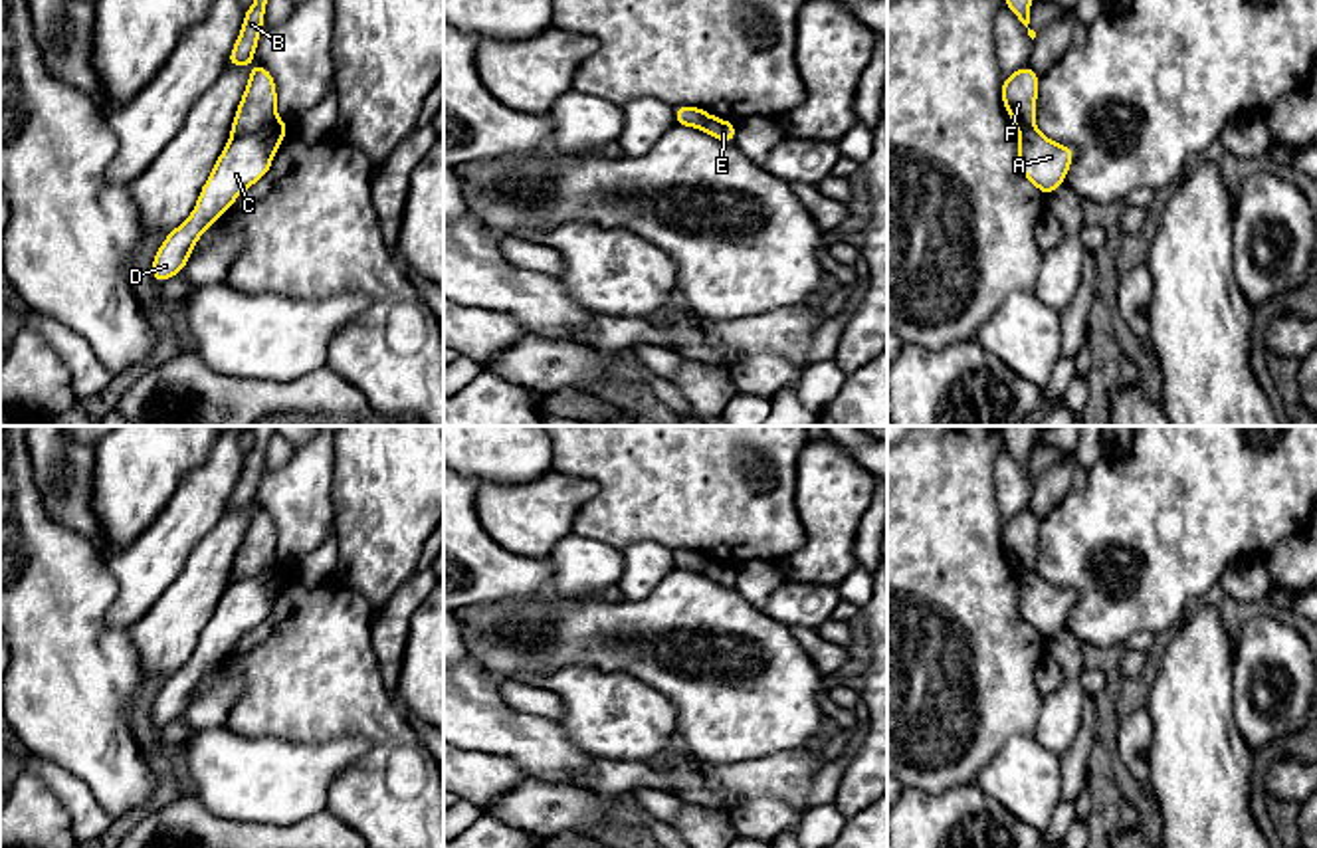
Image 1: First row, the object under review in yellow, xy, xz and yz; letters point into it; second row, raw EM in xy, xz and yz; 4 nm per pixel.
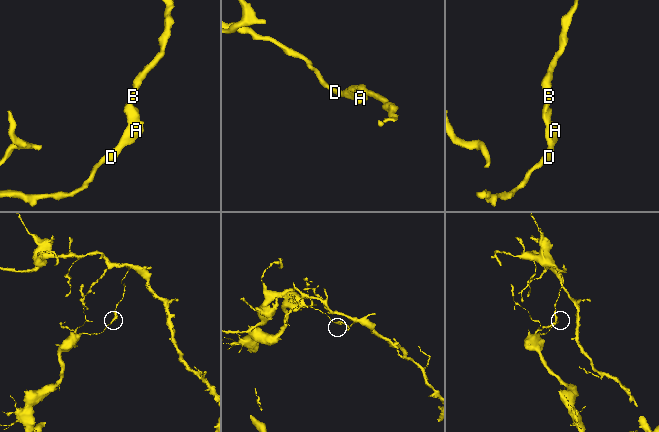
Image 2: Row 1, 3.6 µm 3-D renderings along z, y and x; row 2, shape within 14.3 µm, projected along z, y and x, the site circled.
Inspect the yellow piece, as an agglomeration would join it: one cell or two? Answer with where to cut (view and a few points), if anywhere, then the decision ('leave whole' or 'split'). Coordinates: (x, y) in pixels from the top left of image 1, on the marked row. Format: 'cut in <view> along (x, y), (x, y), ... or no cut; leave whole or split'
cut in xy along (276, 117), (250, 133), (230, 137); split

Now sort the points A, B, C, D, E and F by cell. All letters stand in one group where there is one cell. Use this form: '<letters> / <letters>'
A C D E / B F

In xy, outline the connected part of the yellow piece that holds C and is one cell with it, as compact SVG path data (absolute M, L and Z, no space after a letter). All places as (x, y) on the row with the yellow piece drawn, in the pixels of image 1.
M275 119L252 135L228 139L190 216L166 234L152 258L151 277L156 283L178 275L190 262L200 236L230 210L242 192L269 172L277 147L289 131L289 123Z

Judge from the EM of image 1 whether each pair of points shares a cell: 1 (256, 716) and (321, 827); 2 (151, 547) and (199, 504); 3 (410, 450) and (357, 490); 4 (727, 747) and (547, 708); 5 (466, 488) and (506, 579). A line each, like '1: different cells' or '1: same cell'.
1: different cells
2: same cell
3: same cell
4: different cells
5: same cell

